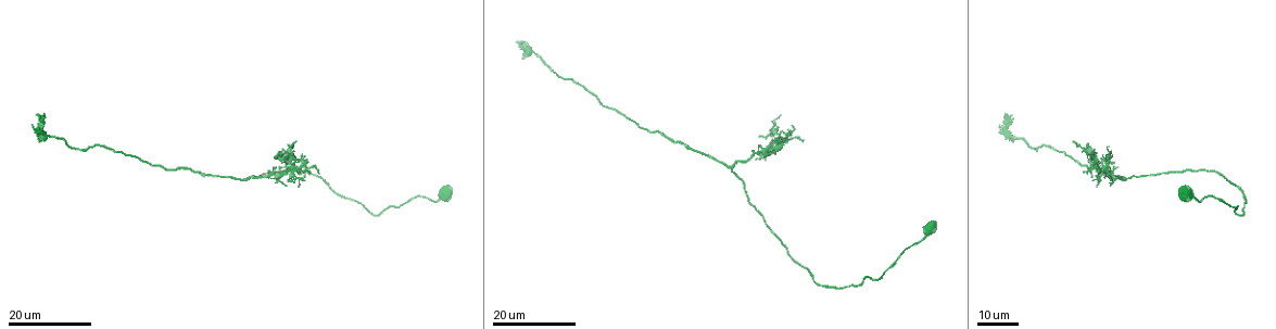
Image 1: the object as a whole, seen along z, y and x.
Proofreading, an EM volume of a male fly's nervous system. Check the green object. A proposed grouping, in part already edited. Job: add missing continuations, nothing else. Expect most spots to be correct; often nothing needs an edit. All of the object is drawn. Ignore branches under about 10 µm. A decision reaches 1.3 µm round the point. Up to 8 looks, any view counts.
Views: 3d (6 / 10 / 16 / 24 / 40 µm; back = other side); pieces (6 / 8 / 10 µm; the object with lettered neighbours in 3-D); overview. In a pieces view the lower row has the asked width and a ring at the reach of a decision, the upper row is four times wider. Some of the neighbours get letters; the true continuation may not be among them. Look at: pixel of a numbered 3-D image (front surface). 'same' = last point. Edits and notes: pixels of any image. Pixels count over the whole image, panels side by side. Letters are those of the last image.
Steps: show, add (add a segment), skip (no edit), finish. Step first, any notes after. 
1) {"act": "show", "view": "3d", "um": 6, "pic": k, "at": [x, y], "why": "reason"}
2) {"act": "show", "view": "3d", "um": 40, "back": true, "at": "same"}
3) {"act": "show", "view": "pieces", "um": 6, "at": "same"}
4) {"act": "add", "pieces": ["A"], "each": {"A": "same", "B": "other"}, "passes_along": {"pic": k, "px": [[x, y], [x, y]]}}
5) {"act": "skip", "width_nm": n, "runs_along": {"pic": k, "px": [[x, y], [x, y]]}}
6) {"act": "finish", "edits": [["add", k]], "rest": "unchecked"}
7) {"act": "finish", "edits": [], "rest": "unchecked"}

{"act": "show", "view": "3d", "um": 24, "pic": 1, "at": [449, 187], "why": "an open end"}

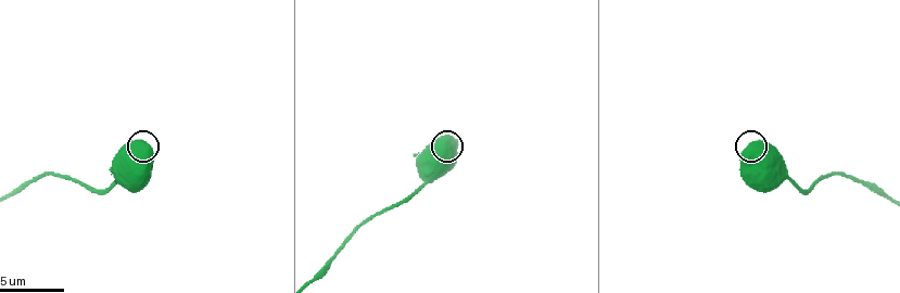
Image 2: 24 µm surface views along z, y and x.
{"act": "show", "view": "pieces", "um": 10, "pic": 2, "at": [147, 151], "why": "see the neighbours"}

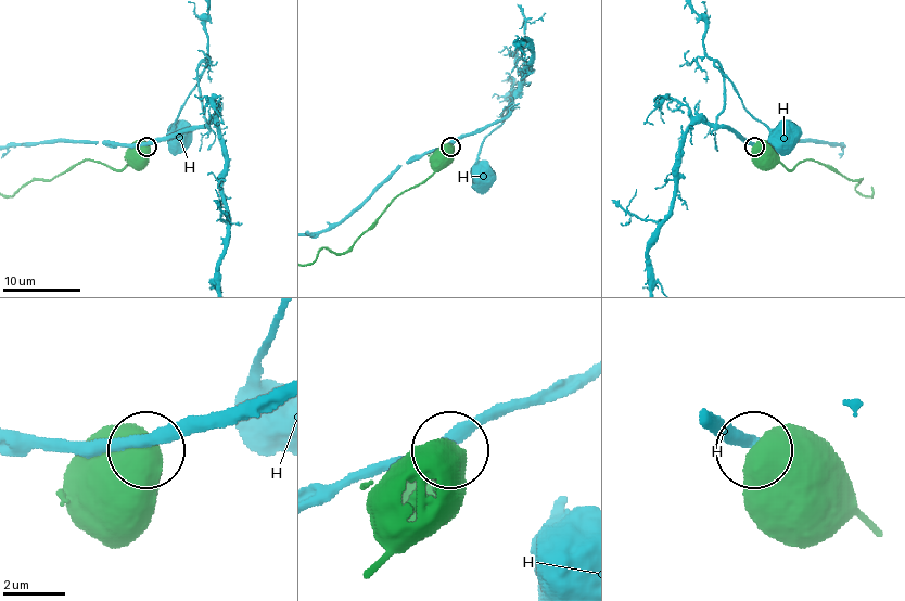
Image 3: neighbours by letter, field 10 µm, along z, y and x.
{"act": "skip", "width_nm": 750, "each": {"H": "other"}, "runs_along": {"pic": 3, "px": [[854, 180], [812, 161], [790, 170], [754, 148]]}, "found": "no lettered segment goes on from it"}

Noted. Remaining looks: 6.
{"act": "show", "view": "3d", "um": 24, "pic": 1, "at": [1089, 142], "why": "an open end"}

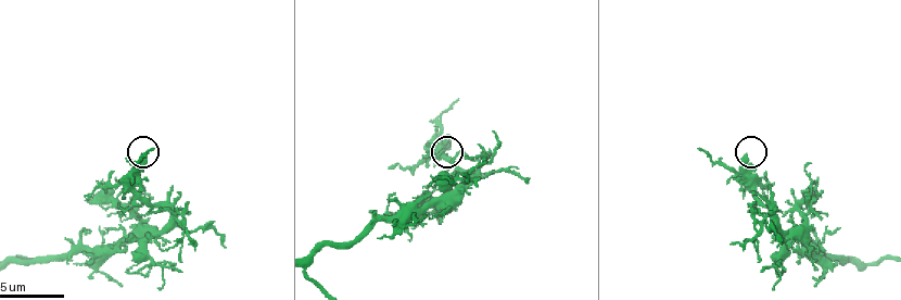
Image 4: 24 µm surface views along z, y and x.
{"act": "show", "view": "pieces", "um": 6, "pic": 4, "at": [746, 156], "why": "what lies round it"}

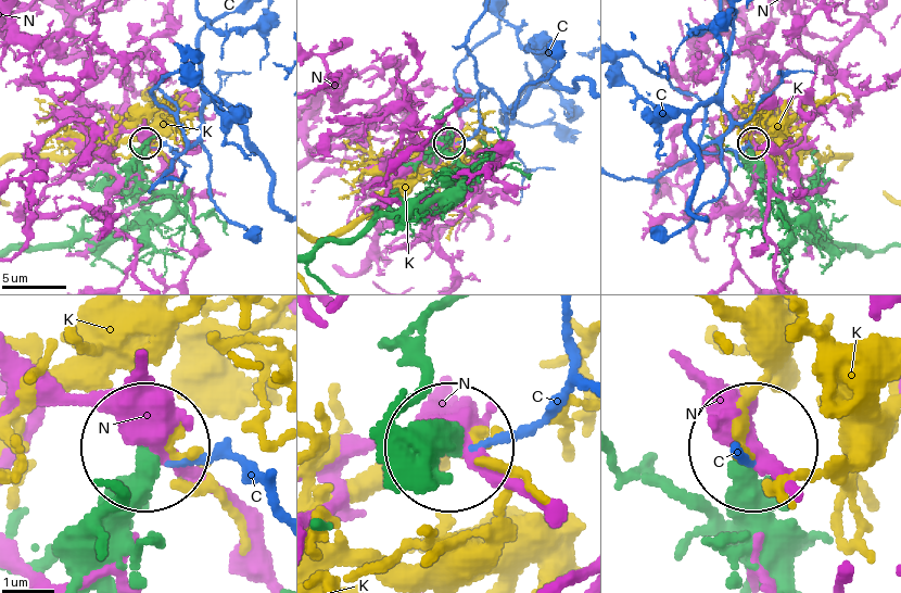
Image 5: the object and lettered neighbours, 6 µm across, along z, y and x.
{"act": "skip", "width_nm": 410, "each": {"C": "other", "K": "other", "N": "other"}, "found": "none of them fits"}

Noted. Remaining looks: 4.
{"act": "show", "view": "3d", "um": 10, "pic": 4, "at": [87, 200], "why": "free end"}

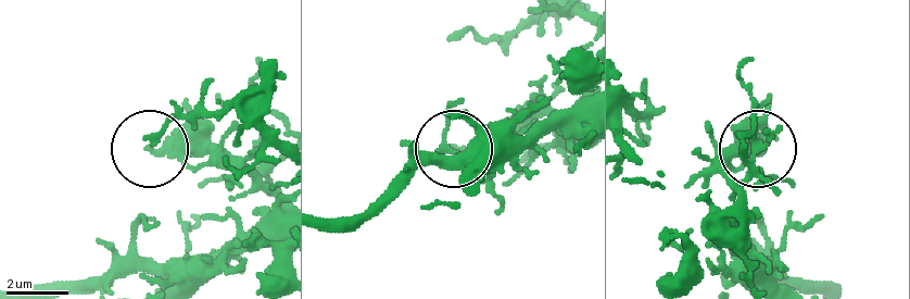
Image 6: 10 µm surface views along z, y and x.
{"act": "show", "view": "pieces", "um": 10, "pic": 6, "at": [149, 150]}

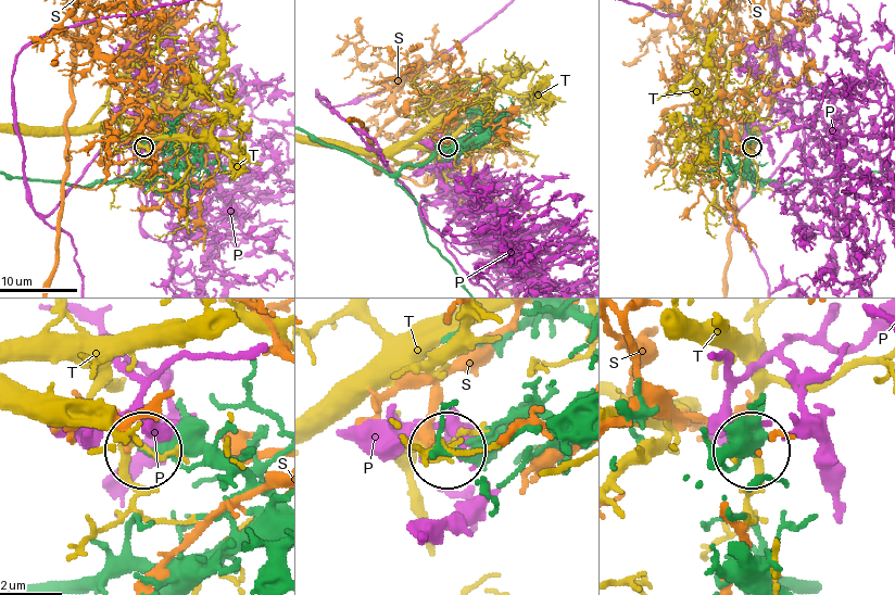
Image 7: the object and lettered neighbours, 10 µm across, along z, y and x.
{"act": "skip", "width_nm": 240, "each": {"P": "other", "S": "other", "T": "other"}, "found": "no lettered segment goes on from it"}

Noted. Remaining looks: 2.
{"act": "show", "view": "3d", "um": 6, "pic": 4, "at": [529, 177]}

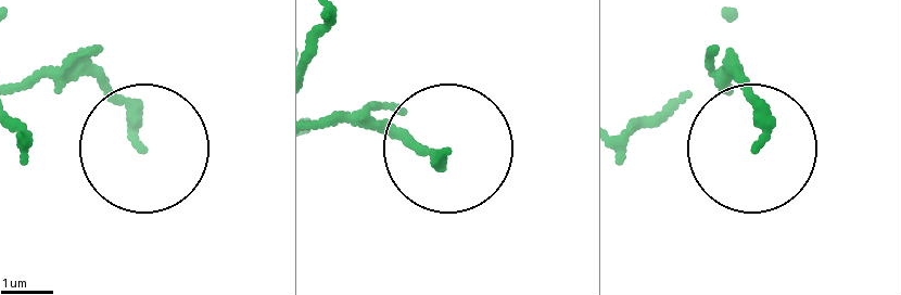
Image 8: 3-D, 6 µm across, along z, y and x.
{"act": "show", "view": "pieces", "um": 8, "pic": 8, "at": [139, 143]}

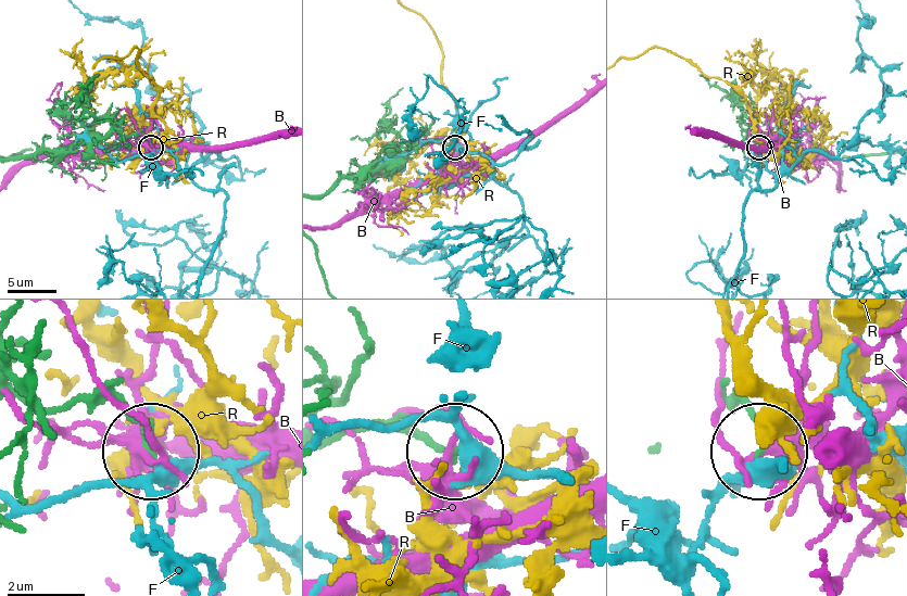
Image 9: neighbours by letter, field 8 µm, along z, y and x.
{"act": "skip", "each": {"B": "other", "F": "other", "R": "other"}, "found": "none of them fits"}

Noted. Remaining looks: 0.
{"act": "finish", "edits": [], "rest": "unchecked"}

